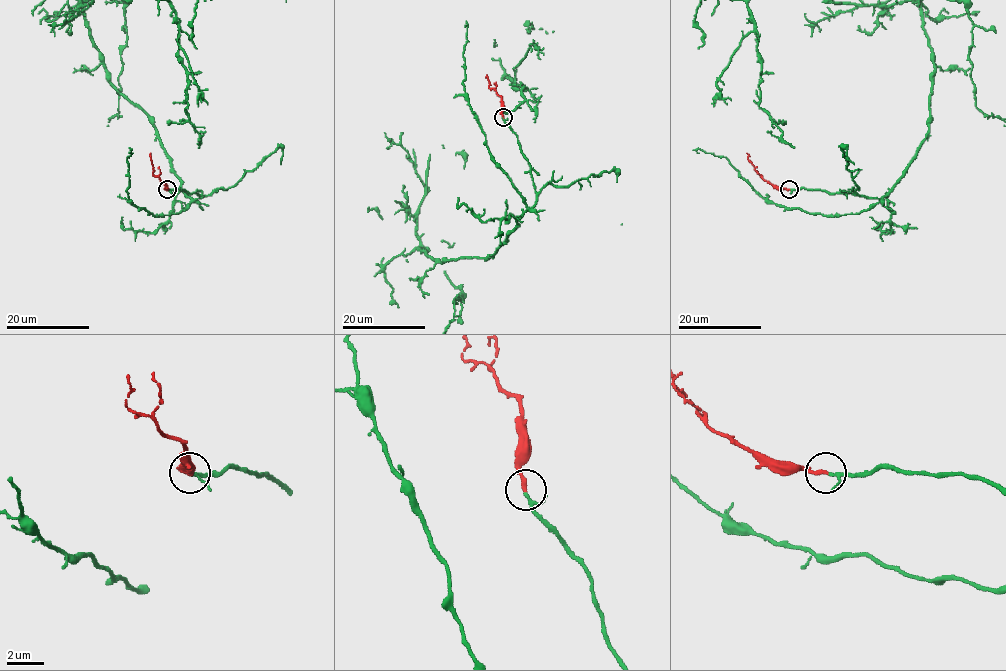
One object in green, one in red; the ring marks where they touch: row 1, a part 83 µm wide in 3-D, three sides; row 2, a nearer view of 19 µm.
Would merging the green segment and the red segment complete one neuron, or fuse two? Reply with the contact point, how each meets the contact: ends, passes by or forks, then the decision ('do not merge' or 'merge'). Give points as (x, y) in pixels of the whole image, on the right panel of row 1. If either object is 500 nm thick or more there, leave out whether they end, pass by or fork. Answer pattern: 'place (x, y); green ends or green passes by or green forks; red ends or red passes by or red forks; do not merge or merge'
place (789, 189); green passes by; red ends; merge

